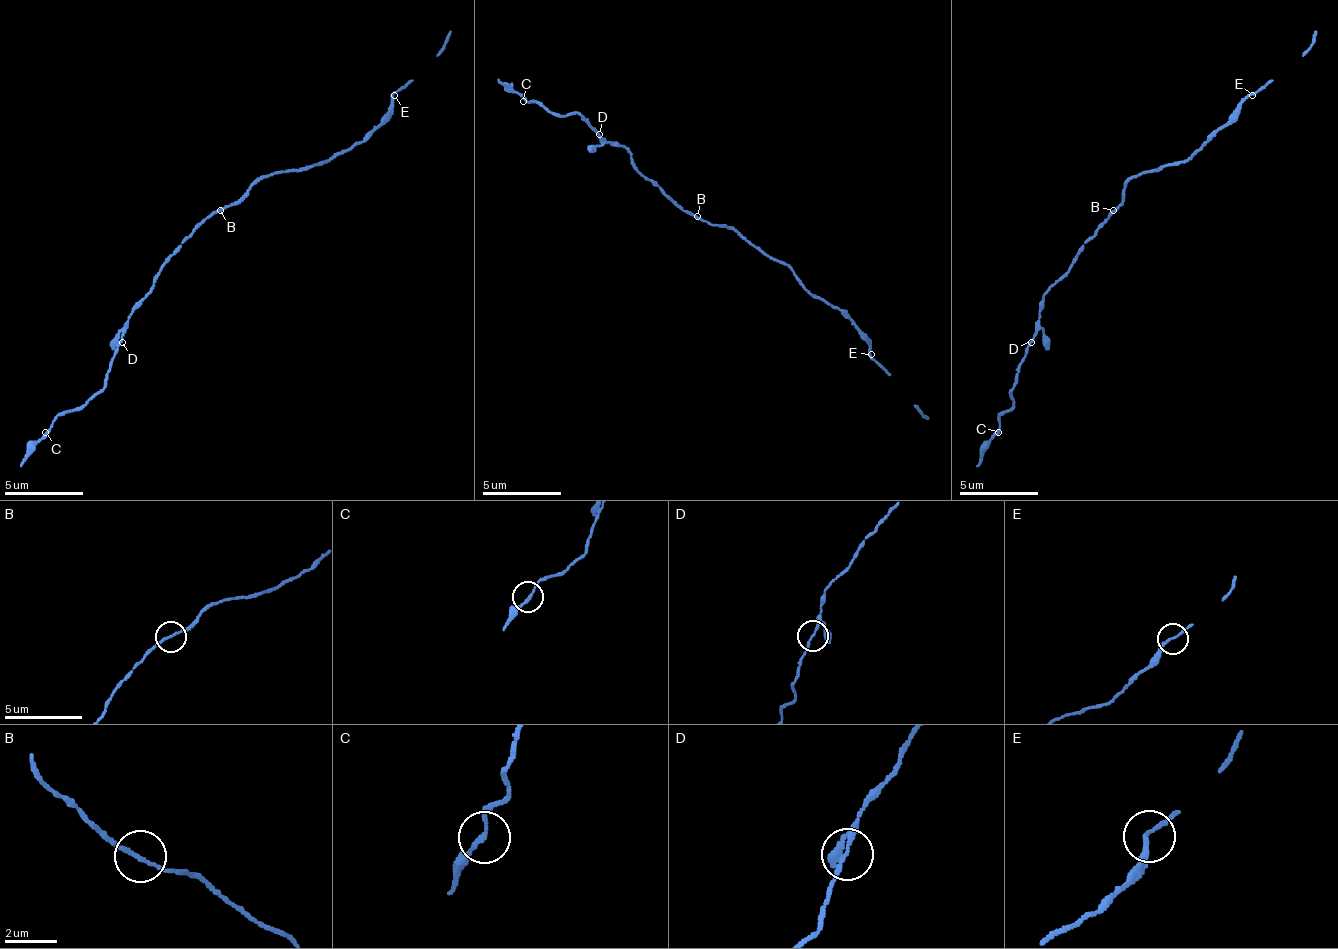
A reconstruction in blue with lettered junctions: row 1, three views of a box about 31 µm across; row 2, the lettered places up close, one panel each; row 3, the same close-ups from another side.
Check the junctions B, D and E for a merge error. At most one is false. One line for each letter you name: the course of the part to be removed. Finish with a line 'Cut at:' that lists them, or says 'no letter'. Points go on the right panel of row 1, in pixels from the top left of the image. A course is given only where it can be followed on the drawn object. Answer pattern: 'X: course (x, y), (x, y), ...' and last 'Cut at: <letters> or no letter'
Cut at: no letter

